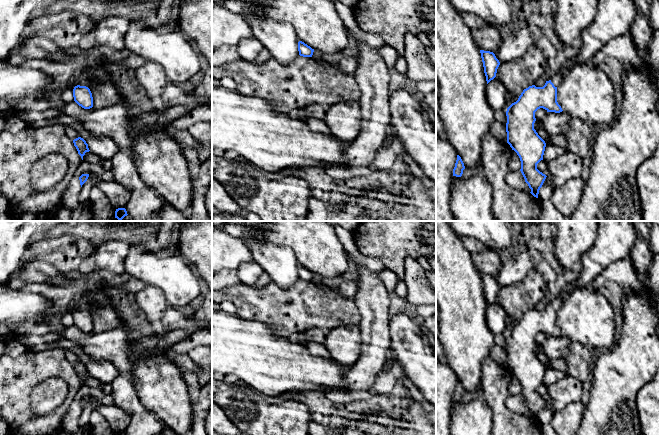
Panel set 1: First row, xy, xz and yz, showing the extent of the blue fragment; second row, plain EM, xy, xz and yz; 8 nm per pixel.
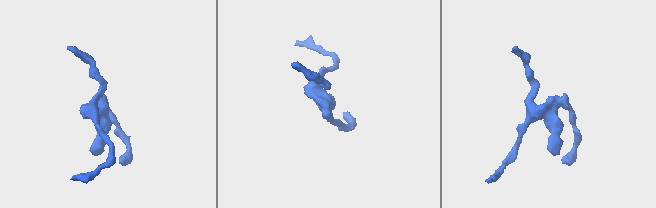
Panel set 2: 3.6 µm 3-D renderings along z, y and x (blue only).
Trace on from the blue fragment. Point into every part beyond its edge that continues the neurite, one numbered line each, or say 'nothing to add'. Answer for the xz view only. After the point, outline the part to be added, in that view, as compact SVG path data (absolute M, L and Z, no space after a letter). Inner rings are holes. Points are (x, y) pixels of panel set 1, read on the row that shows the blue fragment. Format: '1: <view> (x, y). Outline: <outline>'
nothing to add

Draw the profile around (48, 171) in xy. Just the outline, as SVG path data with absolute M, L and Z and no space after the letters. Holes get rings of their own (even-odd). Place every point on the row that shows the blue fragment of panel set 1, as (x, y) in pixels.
M48 154L32 166L30 184L35 192L45 194L64 179L67 171L68 161L63 154Z

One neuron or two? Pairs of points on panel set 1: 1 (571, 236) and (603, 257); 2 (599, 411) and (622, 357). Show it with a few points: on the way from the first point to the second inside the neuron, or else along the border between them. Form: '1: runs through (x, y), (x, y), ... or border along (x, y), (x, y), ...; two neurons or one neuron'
1: border along (597, 231), (594, 244), (583, 255), (579, 266); two neurons
2: runs through (612, 398), (615, 383), (623, 375), (623, 370); one neuron

